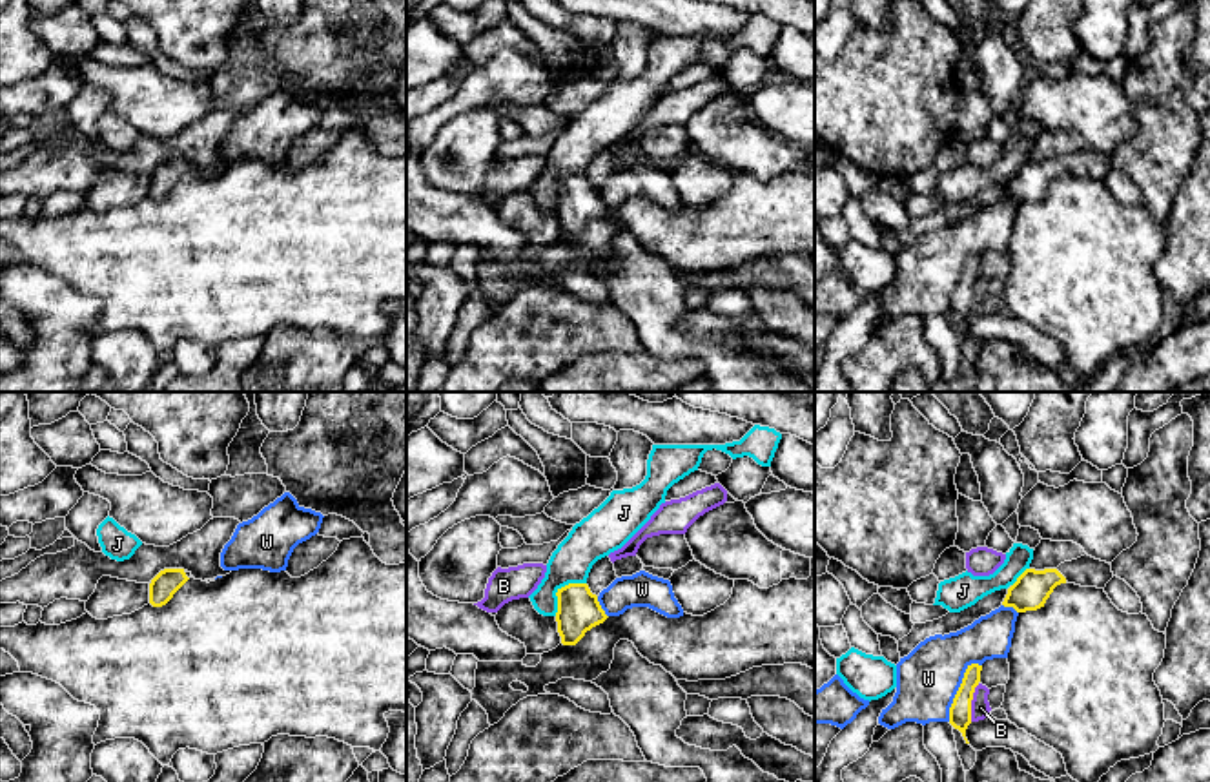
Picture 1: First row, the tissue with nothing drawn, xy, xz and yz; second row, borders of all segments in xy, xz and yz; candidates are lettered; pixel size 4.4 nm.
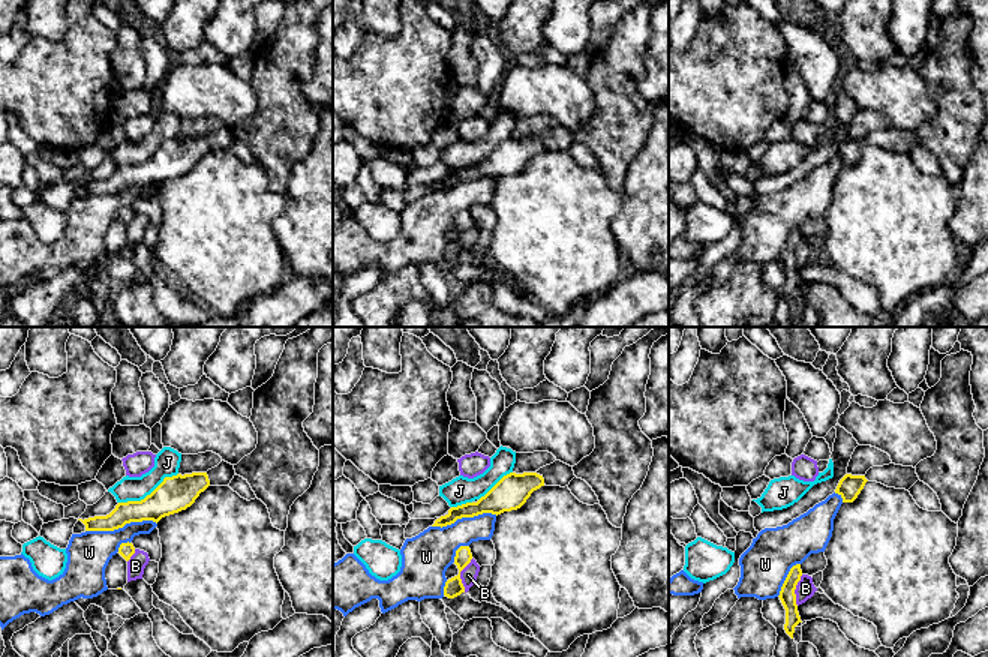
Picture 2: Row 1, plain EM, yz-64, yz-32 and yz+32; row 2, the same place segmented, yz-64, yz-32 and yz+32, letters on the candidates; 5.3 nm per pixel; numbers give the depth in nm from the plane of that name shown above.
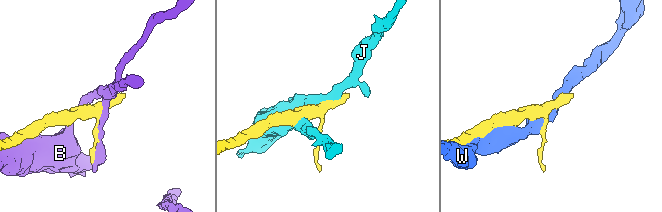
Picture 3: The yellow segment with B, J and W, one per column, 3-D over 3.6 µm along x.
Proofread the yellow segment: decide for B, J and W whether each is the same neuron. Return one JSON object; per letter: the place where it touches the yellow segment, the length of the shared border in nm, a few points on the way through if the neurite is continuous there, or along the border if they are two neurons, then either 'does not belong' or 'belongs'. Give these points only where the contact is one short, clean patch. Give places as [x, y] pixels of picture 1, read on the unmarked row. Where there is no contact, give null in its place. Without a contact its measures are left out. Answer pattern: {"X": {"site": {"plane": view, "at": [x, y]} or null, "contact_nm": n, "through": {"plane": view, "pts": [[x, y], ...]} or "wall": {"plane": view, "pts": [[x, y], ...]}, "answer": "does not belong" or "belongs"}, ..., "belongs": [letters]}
{"B": {"site": {"plane": "yz", "at": [970, 294]}, "contact_nm": 170, "answer": "does not belong"}, "J": {"site": {"plane": "xz", "at": [560, 181]}, "contact_nm": 200, "answer": "does not belong"}, "W": {"site": {"plane": "yz", "at": [959, 279]}, "contact_nm": 300, "answer": "does not belong"}, "belongs": []}

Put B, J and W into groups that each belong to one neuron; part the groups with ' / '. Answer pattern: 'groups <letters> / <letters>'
groups B / J / W

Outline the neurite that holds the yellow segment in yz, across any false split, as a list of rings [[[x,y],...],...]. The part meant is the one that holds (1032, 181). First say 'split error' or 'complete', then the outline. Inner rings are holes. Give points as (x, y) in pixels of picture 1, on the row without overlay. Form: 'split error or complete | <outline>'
split error | [[[1084,146],[1077,151],[1061,155],[1057,160],[1026,160],[1008,180],[1002,197],[1013,199],[1017,204],[1037,202],[1044,199],[1053,180],[1061,175],[1068,173],[1081,179],[1104,180],[1112,170],[1113,164],[1110,155]]]

